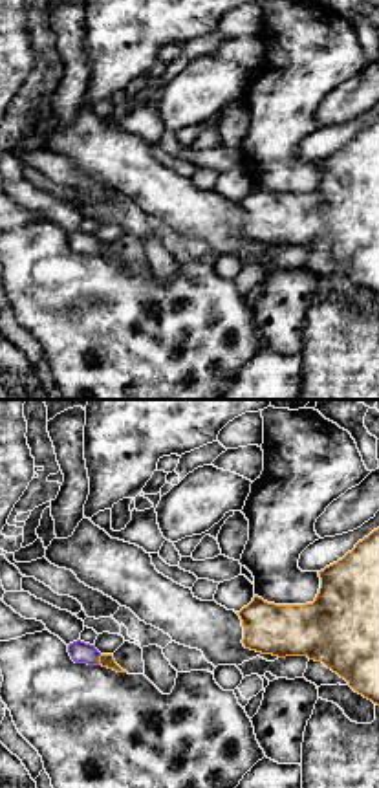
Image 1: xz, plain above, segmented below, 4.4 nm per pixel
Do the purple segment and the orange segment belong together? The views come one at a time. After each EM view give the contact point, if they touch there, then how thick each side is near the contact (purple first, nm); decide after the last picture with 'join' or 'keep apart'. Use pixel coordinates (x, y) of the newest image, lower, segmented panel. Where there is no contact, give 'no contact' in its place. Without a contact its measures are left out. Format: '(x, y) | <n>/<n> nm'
(97, 660) | 100/60 nm

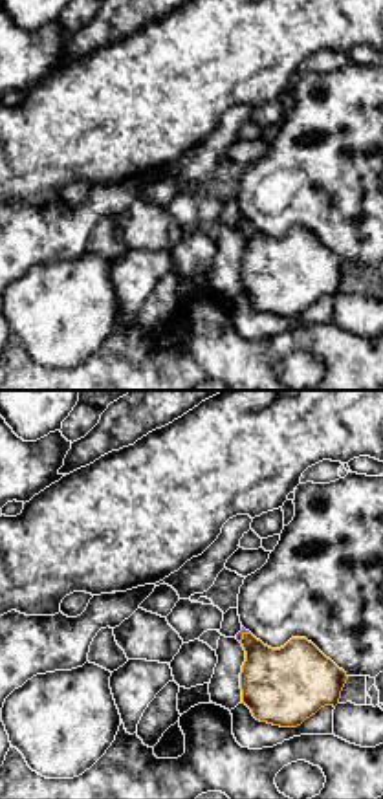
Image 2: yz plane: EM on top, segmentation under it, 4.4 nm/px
(240, 634) | 30/280 nm

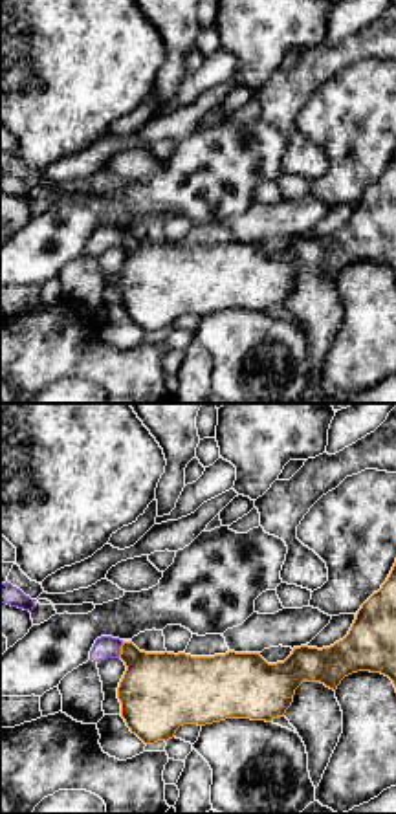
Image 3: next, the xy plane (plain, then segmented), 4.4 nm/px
(120, 649) | 100/340 nm

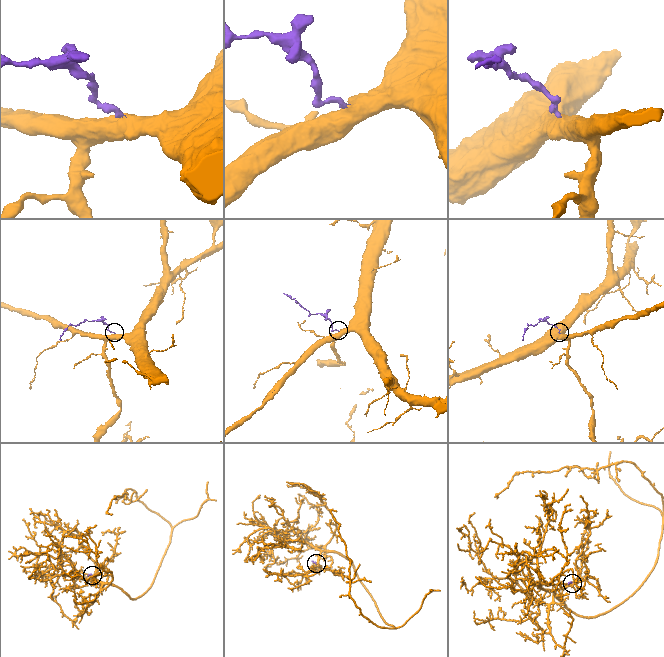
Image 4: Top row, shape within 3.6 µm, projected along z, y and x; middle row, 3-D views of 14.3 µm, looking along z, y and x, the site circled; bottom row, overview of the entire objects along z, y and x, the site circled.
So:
join

